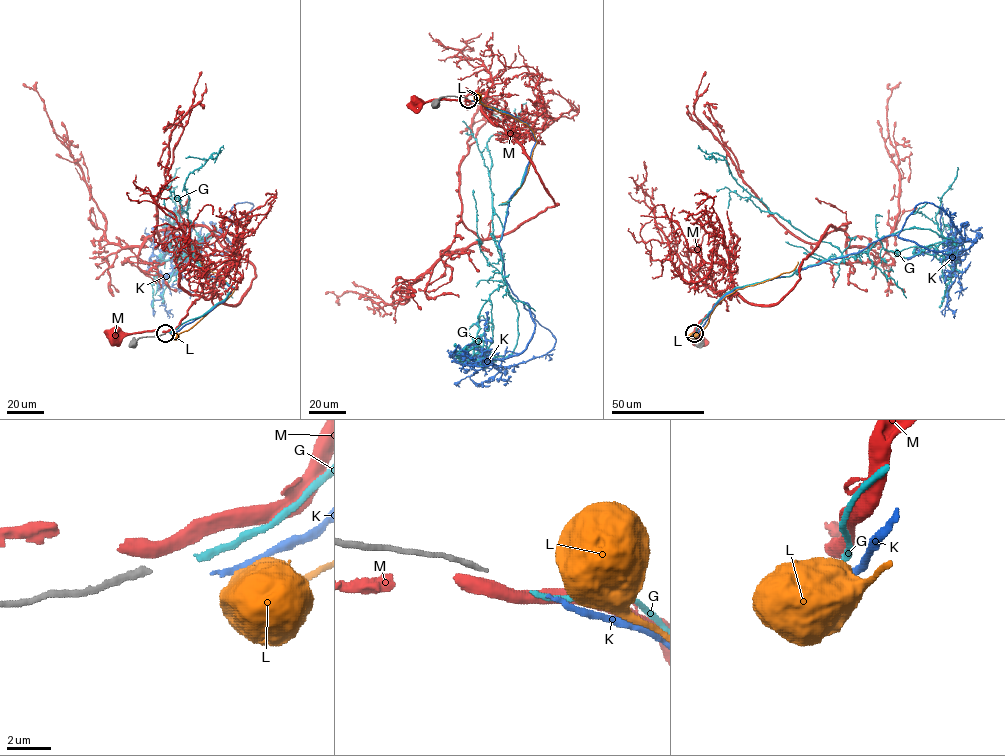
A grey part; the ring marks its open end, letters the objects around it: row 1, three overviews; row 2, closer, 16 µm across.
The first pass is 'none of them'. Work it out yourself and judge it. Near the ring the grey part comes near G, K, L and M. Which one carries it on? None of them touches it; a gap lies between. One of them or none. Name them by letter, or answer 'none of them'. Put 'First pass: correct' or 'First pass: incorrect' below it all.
G
First pass: incorrect

